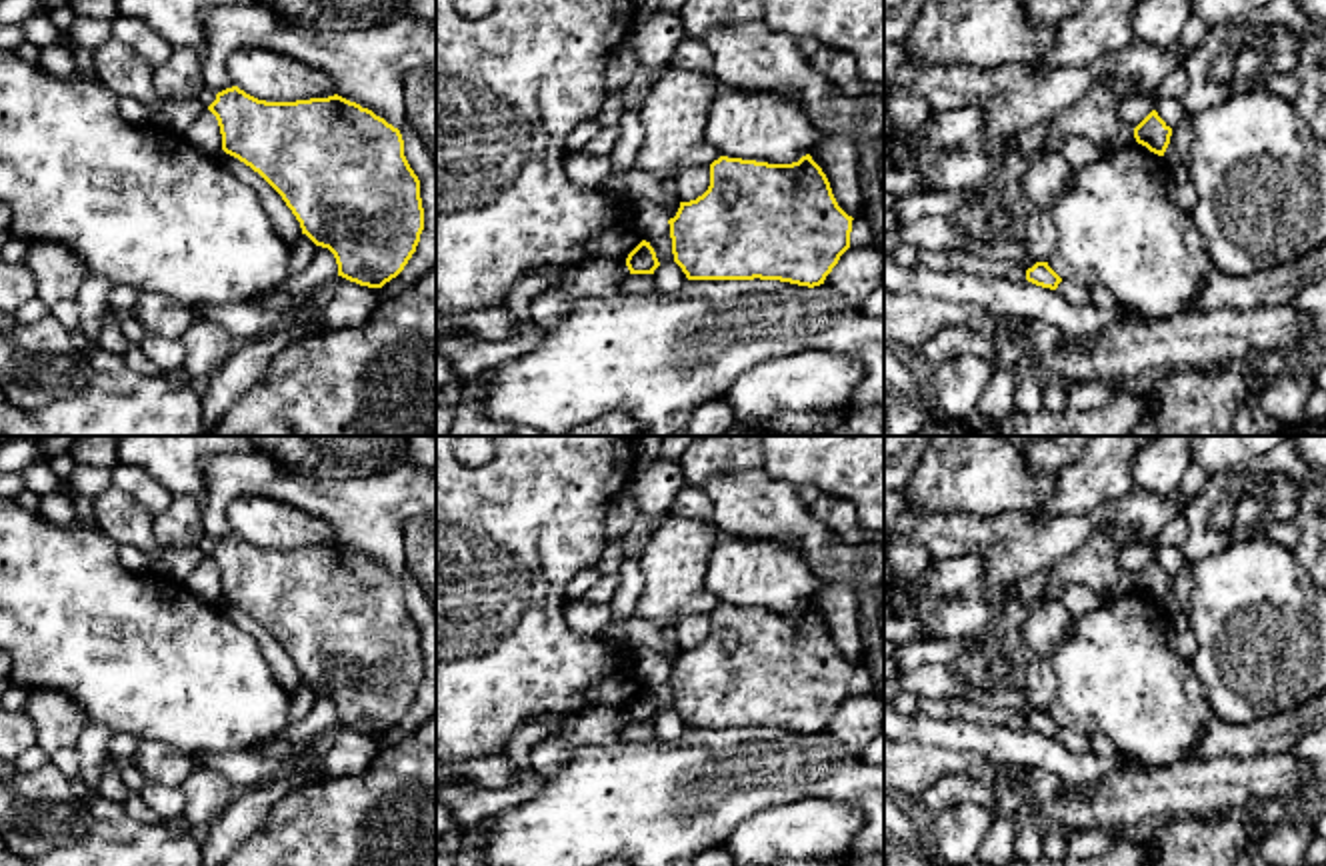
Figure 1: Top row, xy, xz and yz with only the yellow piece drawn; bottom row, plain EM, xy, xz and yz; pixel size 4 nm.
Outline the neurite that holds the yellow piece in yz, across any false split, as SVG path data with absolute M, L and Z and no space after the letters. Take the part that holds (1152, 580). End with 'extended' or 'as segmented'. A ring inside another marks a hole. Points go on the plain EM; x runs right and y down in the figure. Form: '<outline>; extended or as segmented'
M1152 558L1136 576L1134 586L1150 600L1164 604L1170 592L1172 576Z; as segmented

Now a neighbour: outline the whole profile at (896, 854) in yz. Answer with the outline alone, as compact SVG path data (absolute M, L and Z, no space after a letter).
M894 844L884 850L884 866L940 866L944 860L932 850Z

